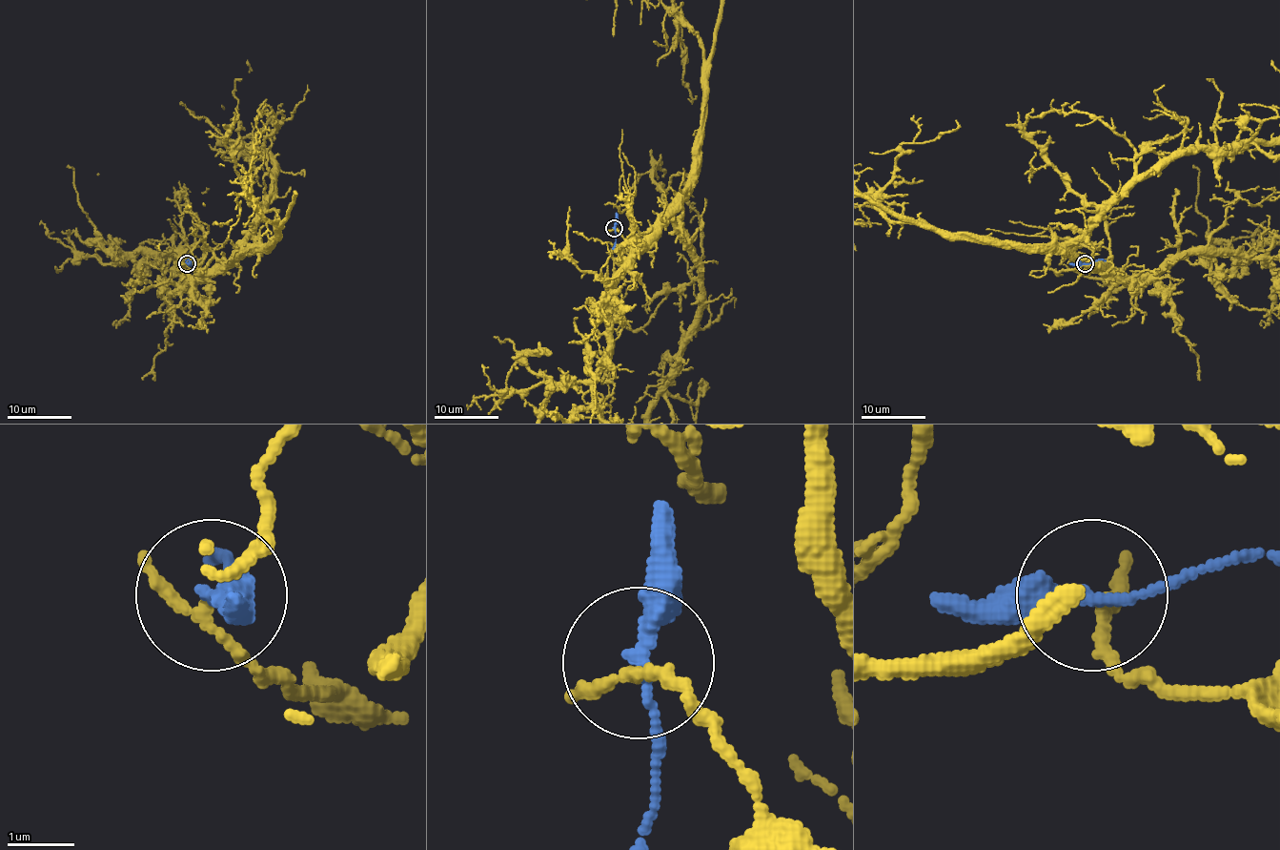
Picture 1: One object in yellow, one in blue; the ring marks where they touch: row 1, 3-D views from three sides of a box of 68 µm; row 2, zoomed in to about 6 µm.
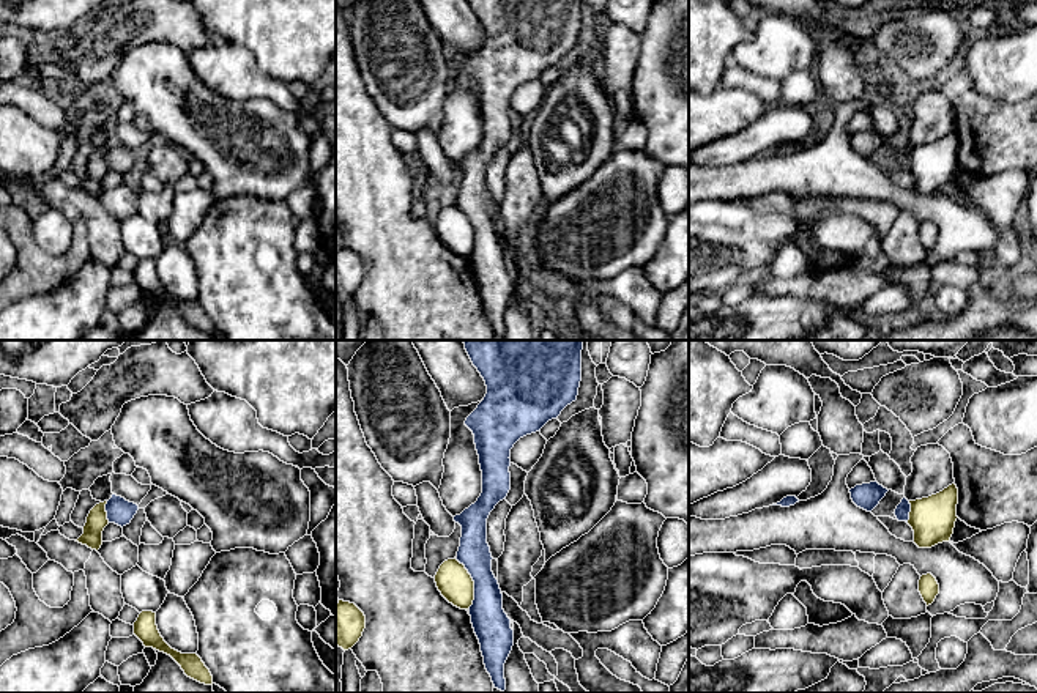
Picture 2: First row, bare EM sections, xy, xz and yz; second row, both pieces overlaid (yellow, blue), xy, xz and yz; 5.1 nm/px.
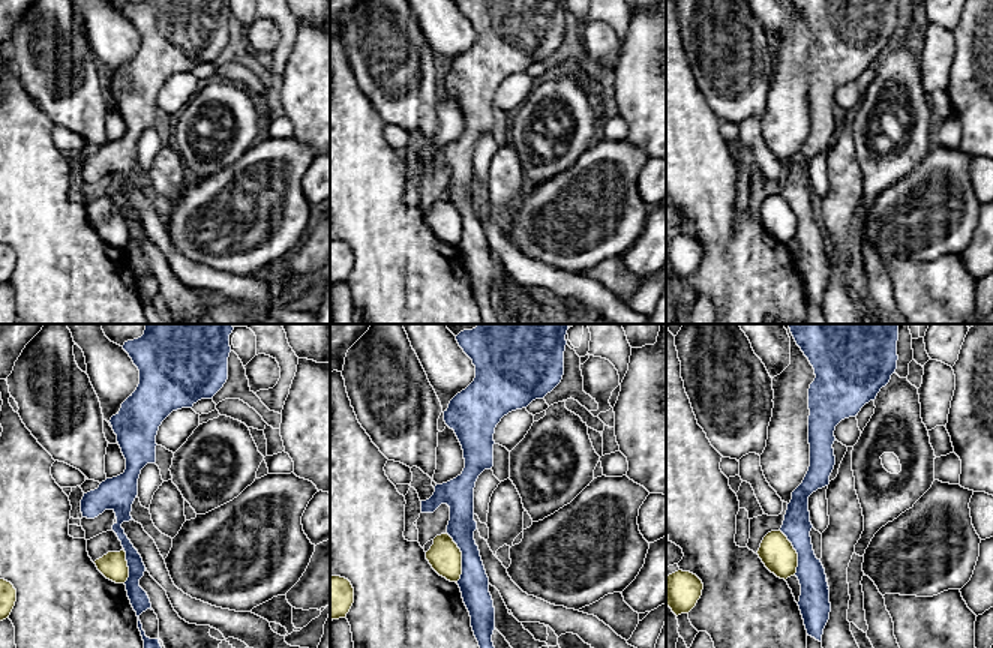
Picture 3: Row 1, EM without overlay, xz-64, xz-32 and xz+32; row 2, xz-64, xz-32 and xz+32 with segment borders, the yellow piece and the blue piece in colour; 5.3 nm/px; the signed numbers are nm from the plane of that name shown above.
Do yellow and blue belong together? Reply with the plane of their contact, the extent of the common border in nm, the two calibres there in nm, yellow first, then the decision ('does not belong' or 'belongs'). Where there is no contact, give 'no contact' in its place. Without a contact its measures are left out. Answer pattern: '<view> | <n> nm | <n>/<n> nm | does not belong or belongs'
xz | 260 nm | 180/190 nm | does not belong

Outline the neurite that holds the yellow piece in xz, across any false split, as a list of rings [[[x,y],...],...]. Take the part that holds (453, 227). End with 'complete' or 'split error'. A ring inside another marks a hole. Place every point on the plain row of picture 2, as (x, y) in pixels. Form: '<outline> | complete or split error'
[[[455,205],[444,208],[435,230],[441,243],[460,257],[468,257],[474,247],[474,228],[463,211]]] | complete

